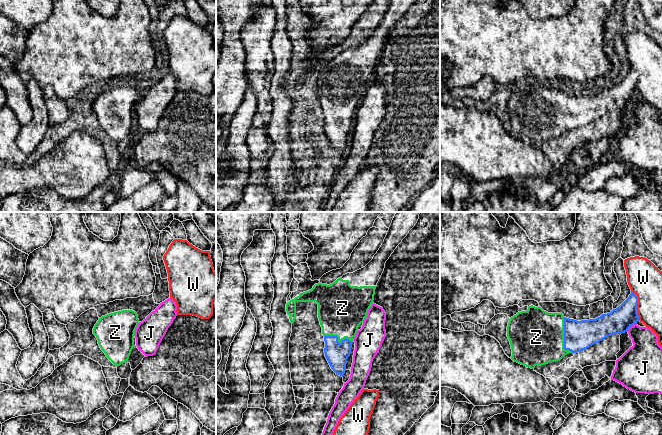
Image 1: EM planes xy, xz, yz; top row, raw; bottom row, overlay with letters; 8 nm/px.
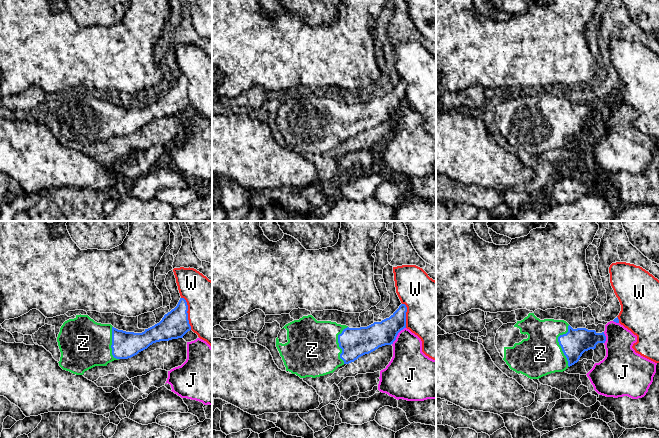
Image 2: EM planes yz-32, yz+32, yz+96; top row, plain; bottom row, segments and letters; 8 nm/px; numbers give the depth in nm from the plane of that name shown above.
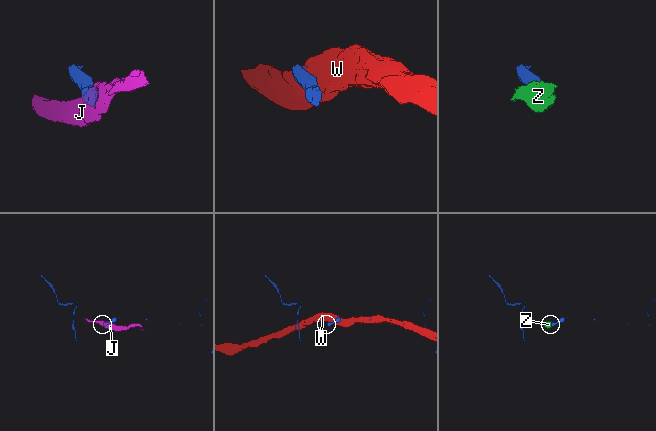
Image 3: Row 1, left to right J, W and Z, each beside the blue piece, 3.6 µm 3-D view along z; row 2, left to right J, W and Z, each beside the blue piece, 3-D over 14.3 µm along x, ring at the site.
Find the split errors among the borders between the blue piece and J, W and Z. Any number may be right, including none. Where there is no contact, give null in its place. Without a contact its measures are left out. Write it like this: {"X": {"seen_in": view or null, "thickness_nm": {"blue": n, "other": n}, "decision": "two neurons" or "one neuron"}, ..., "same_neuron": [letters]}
{"J": {"seen_in": "yz", "thickness_nm": {"blue": 200, "other": 240}, "decision": "two neurons"}, "W": {"seen_in": "yz", "thickness_nm": {"blue": 200, "other": 280}, "decision": "two neurons"}, "Z": {"seen_in": "yz", "thickness_nm": {"blue": 240, "other": 440}, "decision": "one neuron"}, "same_neuron": ["Z"]}

